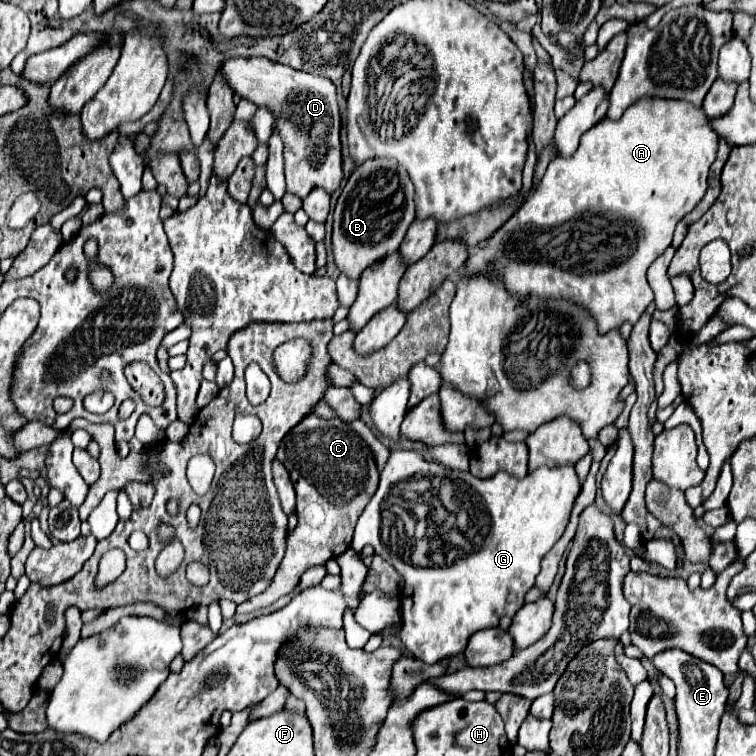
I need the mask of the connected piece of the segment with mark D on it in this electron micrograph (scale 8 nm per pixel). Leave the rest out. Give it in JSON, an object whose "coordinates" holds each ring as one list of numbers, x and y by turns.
{"coordinates":[[264,57,228,59,222,63,222,73,240,97,256,103,258,107,268,107,274,113,276,127,284,139,284,175,288,193,302,199,314,187,334,193,344,175,340,153,340,109,334,83,326,77,272,63]]}

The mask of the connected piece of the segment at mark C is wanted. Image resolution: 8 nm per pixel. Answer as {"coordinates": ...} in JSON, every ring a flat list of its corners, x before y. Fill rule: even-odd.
{"coordinates":[[308,415,284,437,278,449,278,461,284,463,296,487,298,527,288,533,288,549,270,587,262,595,238,605,238,613,252,613,272,605,298,587,306,569,324,565,328,559,336,559,344,553,350,547,354,525,362,509,378,487,380,473,370,447,338,417,326,421,318,415]]}

